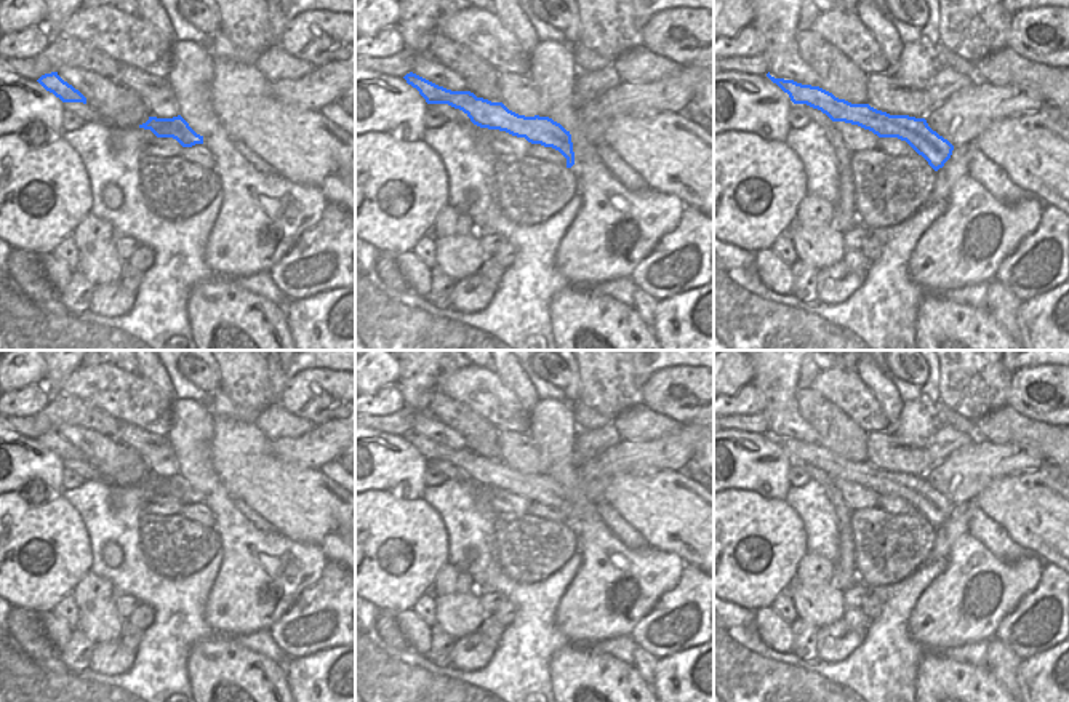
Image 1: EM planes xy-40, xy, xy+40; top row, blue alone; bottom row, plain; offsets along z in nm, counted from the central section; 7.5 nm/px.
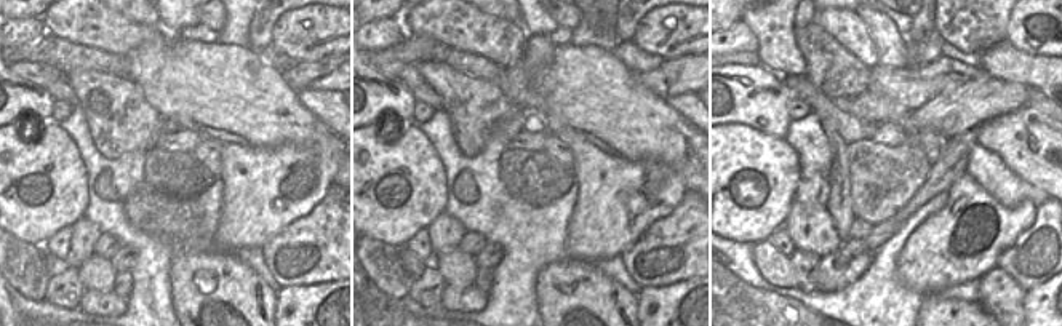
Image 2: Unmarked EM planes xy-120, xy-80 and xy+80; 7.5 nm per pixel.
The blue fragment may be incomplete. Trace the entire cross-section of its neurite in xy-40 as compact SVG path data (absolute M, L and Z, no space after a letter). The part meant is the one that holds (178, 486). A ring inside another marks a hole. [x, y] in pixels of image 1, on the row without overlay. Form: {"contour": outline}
{"contour": "M181 473L173 477L149 475L139 486L150 488L157 496L173 496L182 505L203 502L203 494L197 493Z"}

